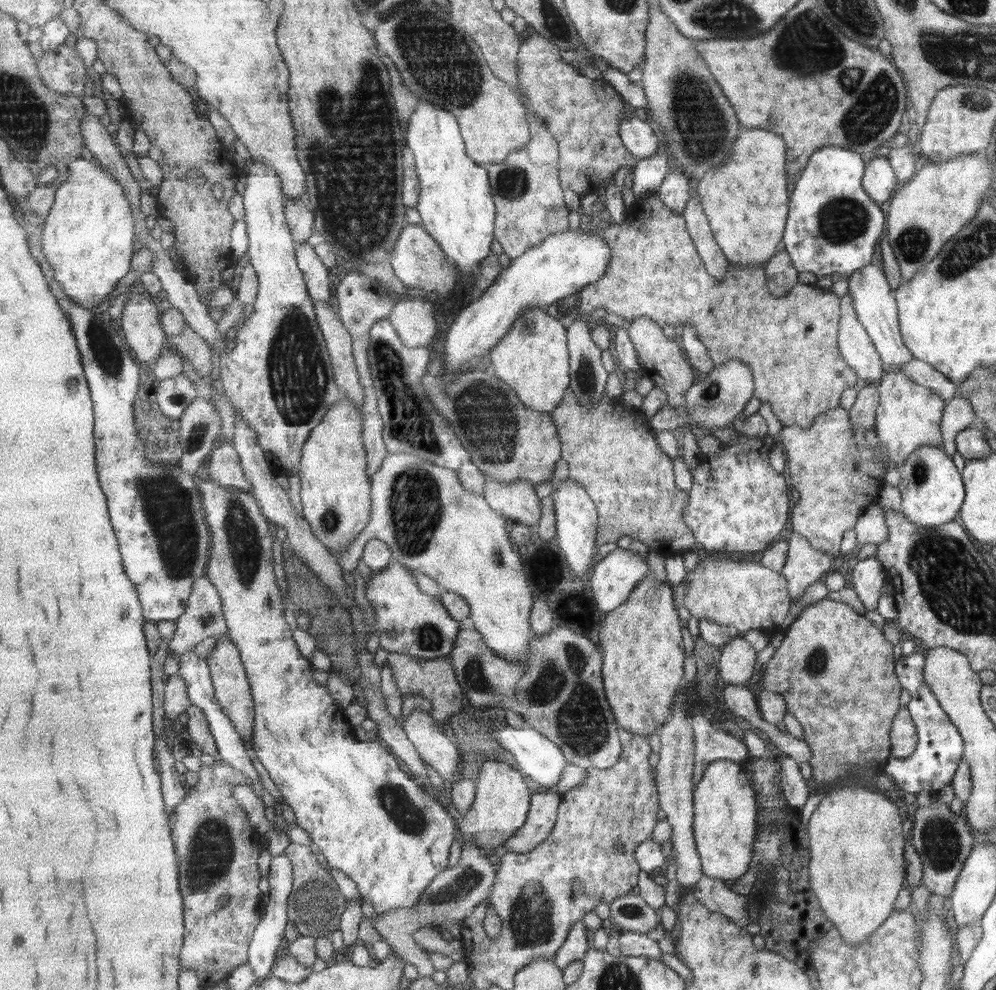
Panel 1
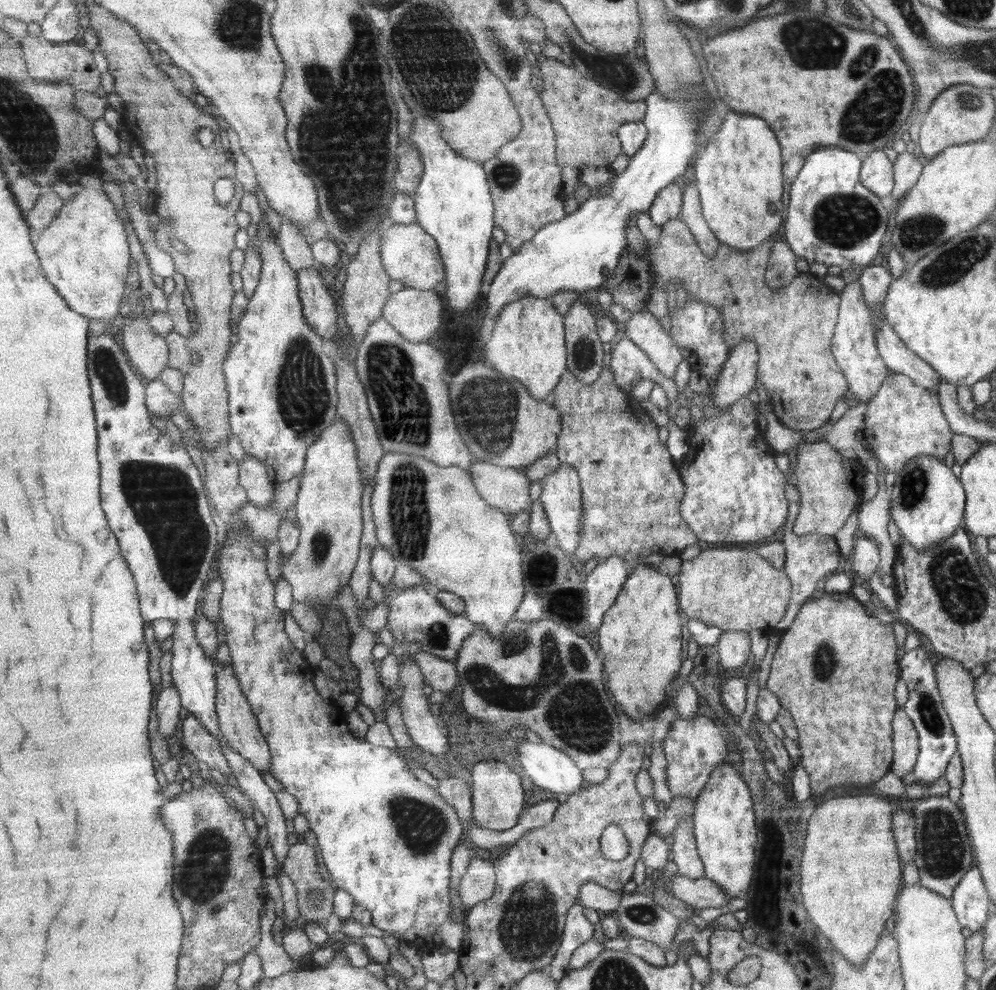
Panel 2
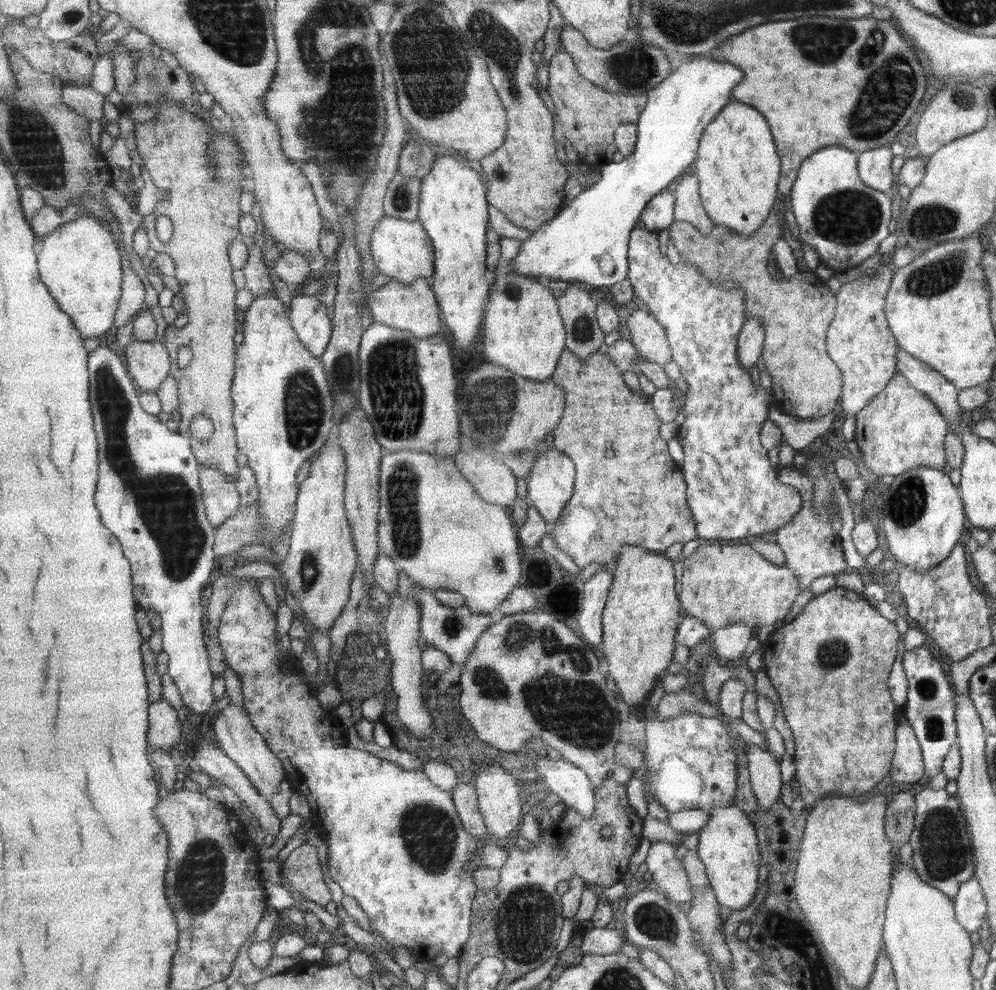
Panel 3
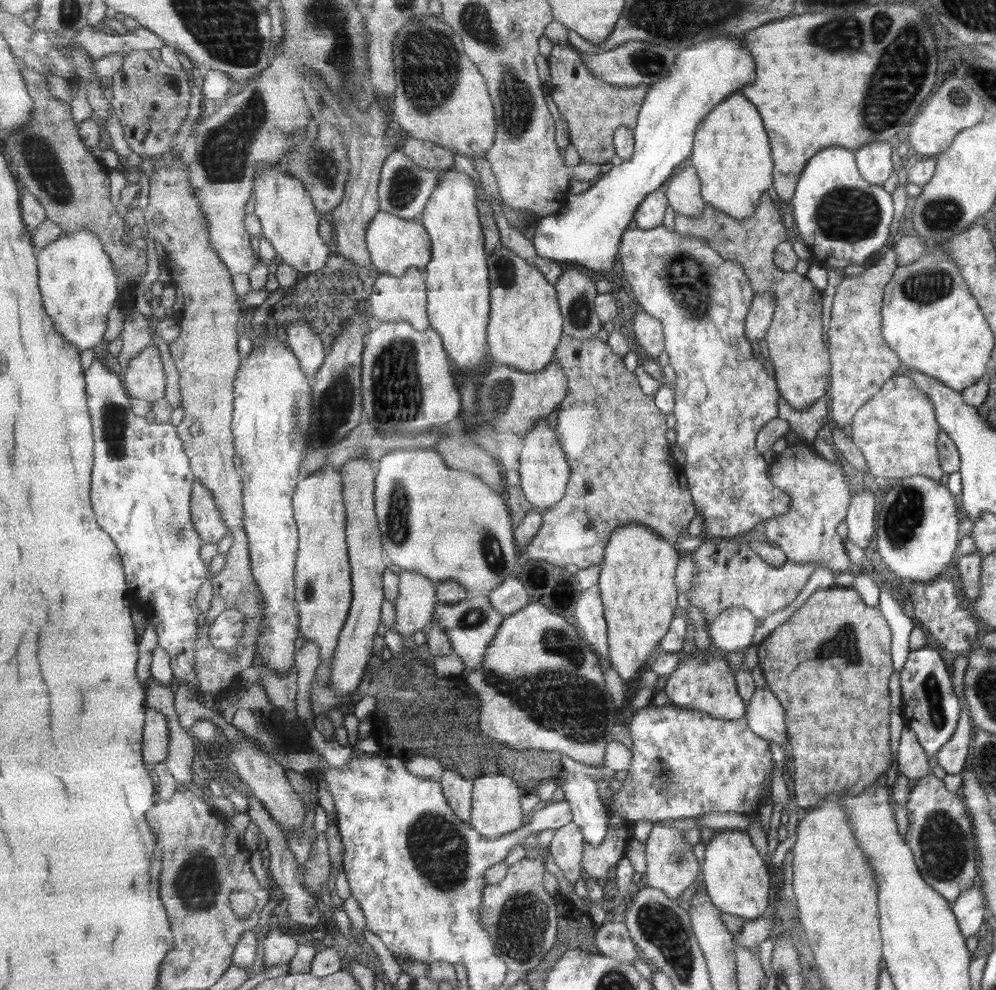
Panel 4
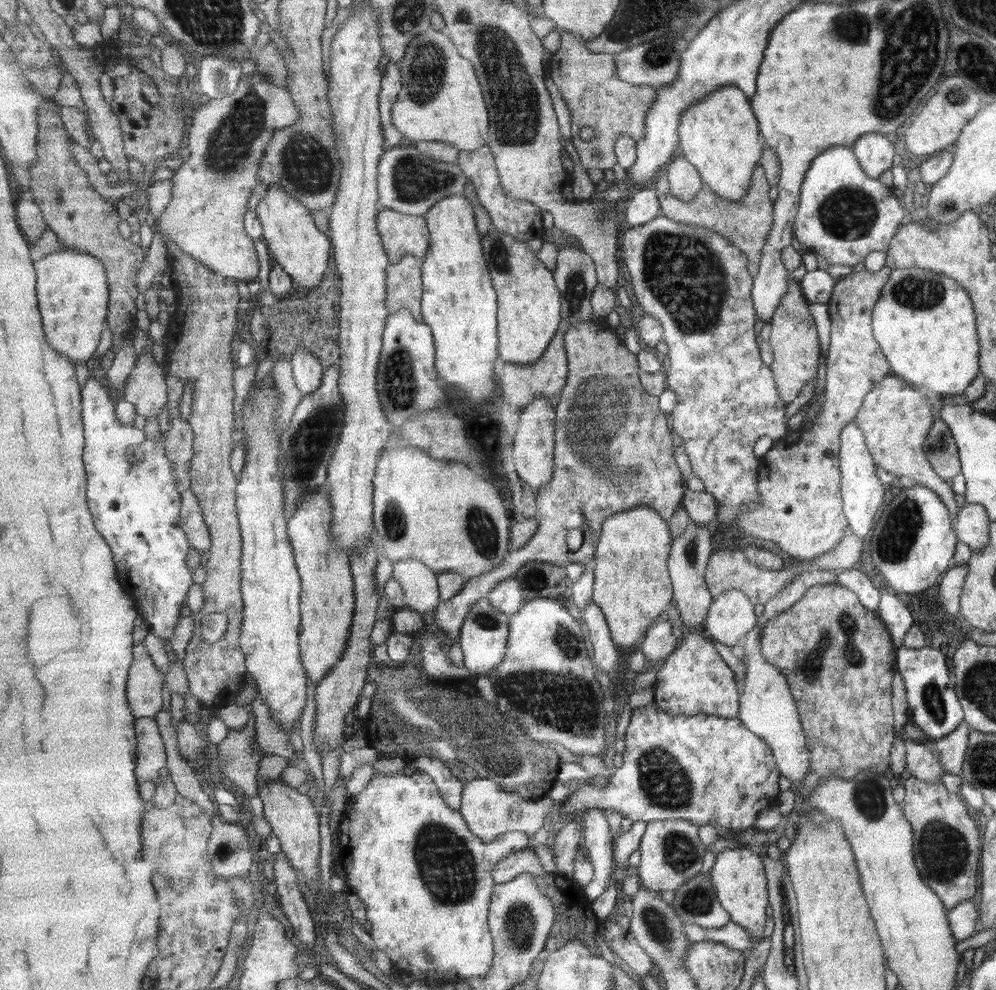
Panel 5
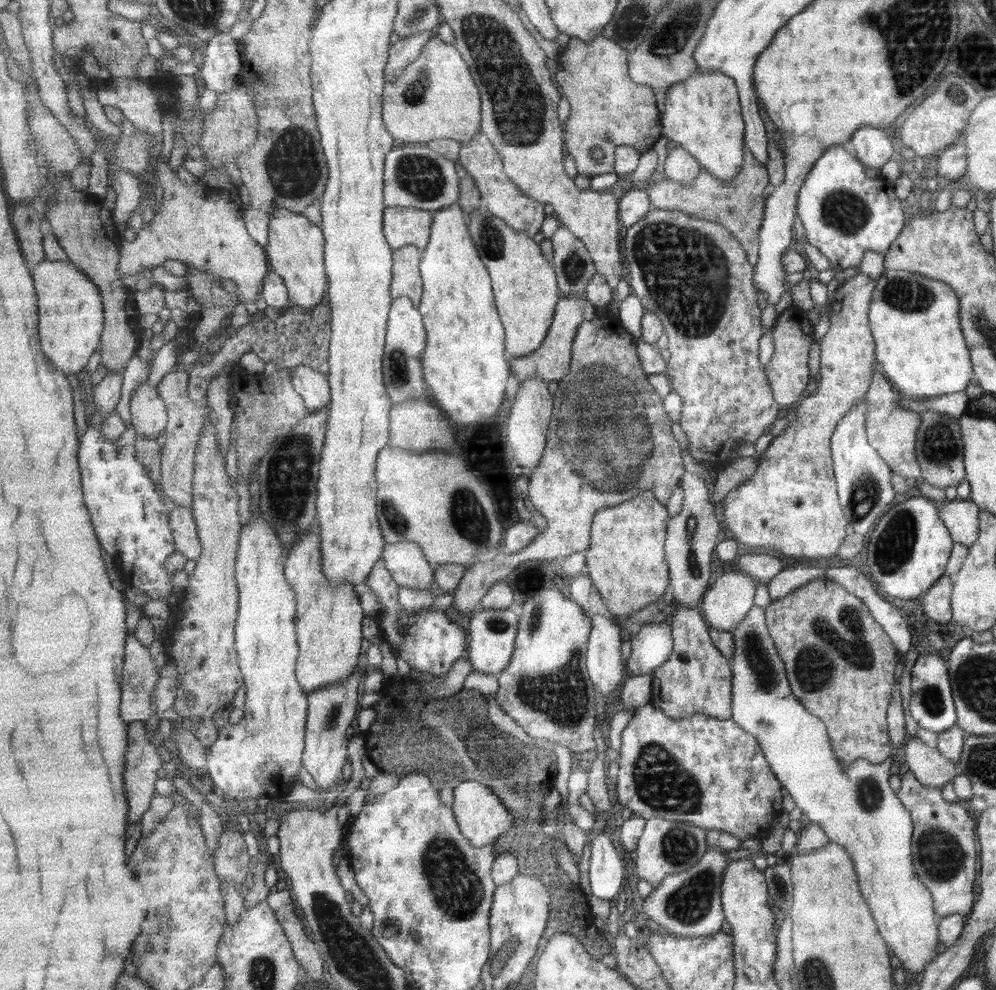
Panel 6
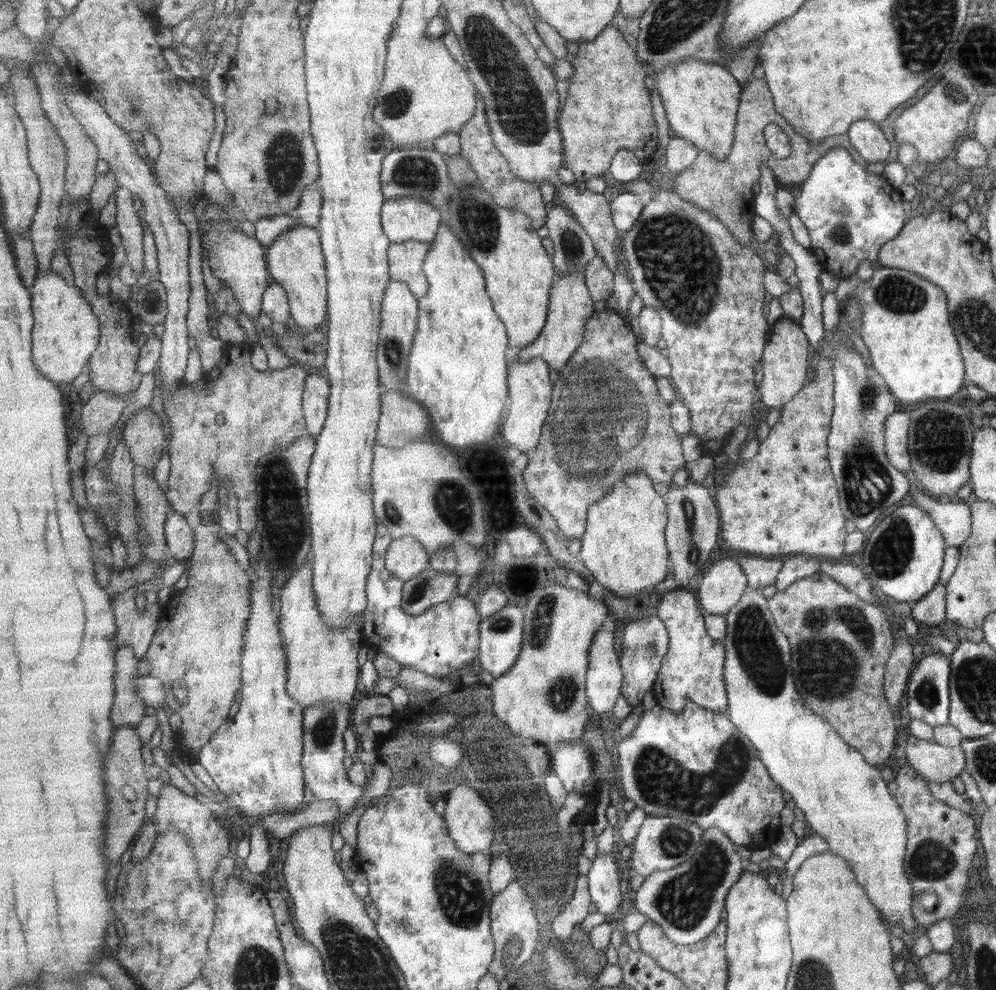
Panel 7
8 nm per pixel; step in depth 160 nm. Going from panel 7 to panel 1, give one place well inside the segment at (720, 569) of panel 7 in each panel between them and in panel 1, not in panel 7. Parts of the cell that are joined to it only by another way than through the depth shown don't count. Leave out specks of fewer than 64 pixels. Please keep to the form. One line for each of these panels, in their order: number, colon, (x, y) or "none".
1: (737, 660)
2: (733, 647)
3: (728, 642)
4: (732, 631)
5: (729, 618)
6: (727, 600)

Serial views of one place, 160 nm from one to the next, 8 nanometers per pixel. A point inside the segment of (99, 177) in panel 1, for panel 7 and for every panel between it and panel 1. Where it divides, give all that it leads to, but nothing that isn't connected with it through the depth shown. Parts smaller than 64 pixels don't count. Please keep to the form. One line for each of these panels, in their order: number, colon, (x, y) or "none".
2: (85, 253)
3: (79, 262)
4: (78, 280)
5: (73, 289)
6: (72, 318)
7: (66, 333)

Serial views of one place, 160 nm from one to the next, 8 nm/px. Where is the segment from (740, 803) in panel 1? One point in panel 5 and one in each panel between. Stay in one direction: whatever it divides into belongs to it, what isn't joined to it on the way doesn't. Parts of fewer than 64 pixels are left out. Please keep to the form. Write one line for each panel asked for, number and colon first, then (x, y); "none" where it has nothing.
2: (723, 827)
3: (727, 848)
4: (735, 877)
5: (737, 874)

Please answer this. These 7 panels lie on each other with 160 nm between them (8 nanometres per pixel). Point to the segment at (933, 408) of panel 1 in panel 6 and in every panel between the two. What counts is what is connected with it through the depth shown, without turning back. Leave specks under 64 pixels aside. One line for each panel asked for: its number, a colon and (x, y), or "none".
2: (902, 421)
3: (899, 428)
4: (895, 430)
5: (894, 418)
6: (890, 430)

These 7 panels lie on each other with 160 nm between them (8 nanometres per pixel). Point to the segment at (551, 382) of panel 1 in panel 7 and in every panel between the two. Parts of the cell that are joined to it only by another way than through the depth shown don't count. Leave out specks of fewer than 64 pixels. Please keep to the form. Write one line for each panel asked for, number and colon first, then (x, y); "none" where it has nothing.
2: (528, 342)
3: (523, 331)
4: (527, 325)
5: (530, 314)
6: (525, 282)
7: (520, 275)

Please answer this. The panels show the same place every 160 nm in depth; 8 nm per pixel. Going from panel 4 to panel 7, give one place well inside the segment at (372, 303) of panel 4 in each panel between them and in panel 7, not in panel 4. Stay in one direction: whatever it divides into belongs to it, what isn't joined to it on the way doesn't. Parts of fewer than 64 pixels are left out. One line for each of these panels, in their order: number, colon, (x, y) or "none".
5: (405, 288)
6: (407, 280)
7: (407, 259)

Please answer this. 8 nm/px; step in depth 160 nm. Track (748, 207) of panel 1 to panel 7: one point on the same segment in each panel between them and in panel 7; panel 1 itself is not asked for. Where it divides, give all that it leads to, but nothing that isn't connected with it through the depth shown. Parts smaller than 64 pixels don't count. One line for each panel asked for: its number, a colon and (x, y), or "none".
2: (738, 173)
3: (737, 166)
4: (731, 155)
5: (719, 135)
6: (702, 114)
7: (701, 99)

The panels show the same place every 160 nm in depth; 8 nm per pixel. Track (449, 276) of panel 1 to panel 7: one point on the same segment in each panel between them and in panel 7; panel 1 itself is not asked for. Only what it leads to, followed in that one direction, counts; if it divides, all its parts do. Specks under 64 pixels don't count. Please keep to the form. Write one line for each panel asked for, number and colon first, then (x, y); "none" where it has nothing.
2: (410, 255)
3: (402, 249)
4: (395, 244)
5: (402, 234)
6: (403, 226)
7: (407, 219)

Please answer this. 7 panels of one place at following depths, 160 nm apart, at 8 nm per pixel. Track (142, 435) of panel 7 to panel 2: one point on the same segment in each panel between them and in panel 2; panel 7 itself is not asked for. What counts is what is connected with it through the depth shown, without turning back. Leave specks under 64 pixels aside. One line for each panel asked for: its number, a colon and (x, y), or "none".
2: (148, 351)
3: (148, 363)
4: (145, 378)
5: (146, 388)
6: (149, 410)

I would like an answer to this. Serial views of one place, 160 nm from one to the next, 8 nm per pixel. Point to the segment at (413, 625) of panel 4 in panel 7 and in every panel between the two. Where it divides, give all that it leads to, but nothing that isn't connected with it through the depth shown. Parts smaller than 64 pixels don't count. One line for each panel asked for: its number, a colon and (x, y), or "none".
5: (422, 591)
6: (407, 562)
7: (407, 558)

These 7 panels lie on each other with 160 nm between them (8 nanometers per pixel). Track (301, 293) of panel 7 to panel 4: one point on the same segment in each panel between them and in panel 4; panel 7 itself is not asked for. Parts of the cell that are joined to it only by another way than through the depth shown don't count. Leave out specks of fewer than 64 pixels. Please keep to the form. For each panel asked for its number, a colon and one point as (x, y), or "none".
4: (290, 223)
5: (301, 248)
6: (296, 247)

